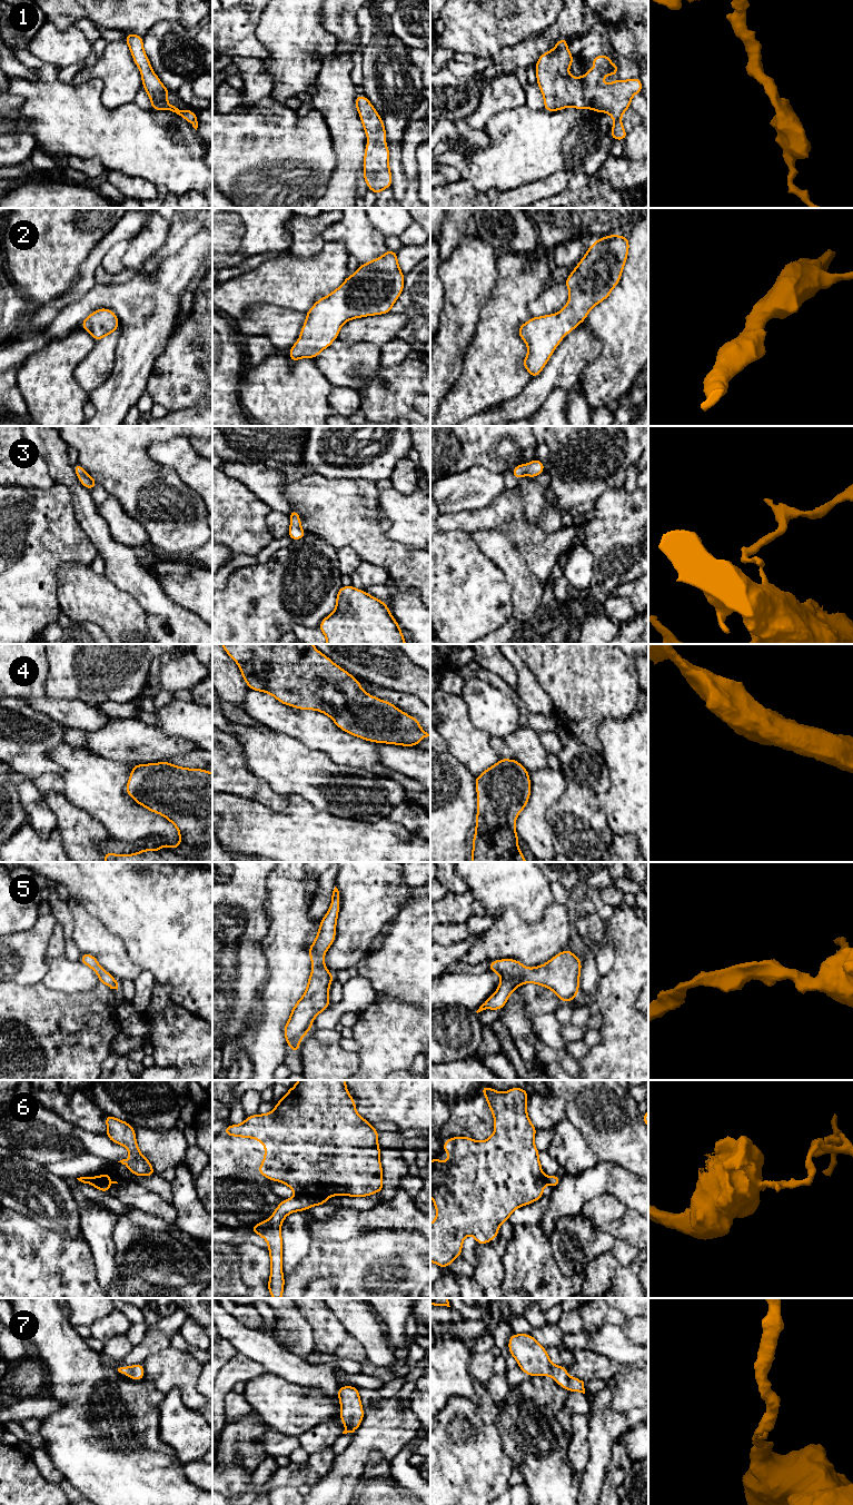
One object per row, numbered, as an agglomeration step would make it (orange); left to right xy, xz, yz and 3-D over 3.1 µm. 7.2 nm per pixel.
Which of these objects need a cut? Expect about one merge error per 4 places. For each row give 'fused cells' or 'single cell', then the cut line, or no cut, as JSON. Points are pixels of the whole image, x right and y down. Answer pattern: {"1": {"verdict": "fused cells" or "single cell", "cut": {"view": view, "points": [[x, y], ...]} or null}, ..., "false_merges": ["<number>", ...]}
{"1": {"verdict": "single cell", "cut": null}, "2": {"verdict": "single cell", "cut": null}, "3": {"verdict": "single cell", "cut": null}, "4": {"verdict": "single cell", "cut": null}, "5": {"verdict": "single cell", "cut": null}, "6": {"verdict": "fused cells", "cut": {"view": "xz", "points": [[298, 1195], [326, 1198]]}}, "7": {"verdict": "single cell", "cut": null}, "false_merges": ["6"]}

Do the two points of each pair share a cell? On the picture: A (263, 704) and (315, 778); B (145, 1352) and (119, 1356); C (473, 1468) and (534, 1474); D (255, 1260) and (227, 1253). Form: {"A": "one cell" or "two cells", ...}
{"A": "two cells", "B": "two cells", "C": "two cells", "D": "two cells"}

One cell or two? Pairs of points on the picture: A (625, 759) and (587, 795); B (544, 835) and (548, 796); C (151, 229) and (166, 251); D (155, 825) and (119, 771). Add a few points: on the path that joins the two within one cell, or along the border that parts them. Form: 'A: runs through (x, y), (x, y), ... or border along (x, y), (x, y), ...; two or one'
A: border along (602, 753), (607, 770), (607, 791); two
B: runs through (539, 825), (539, 807); one
C: border along (170, 223), (170, 229), (165, 243), (144, 265); two
D: runs through (139, 818), (119, 798), (119, 786); one

